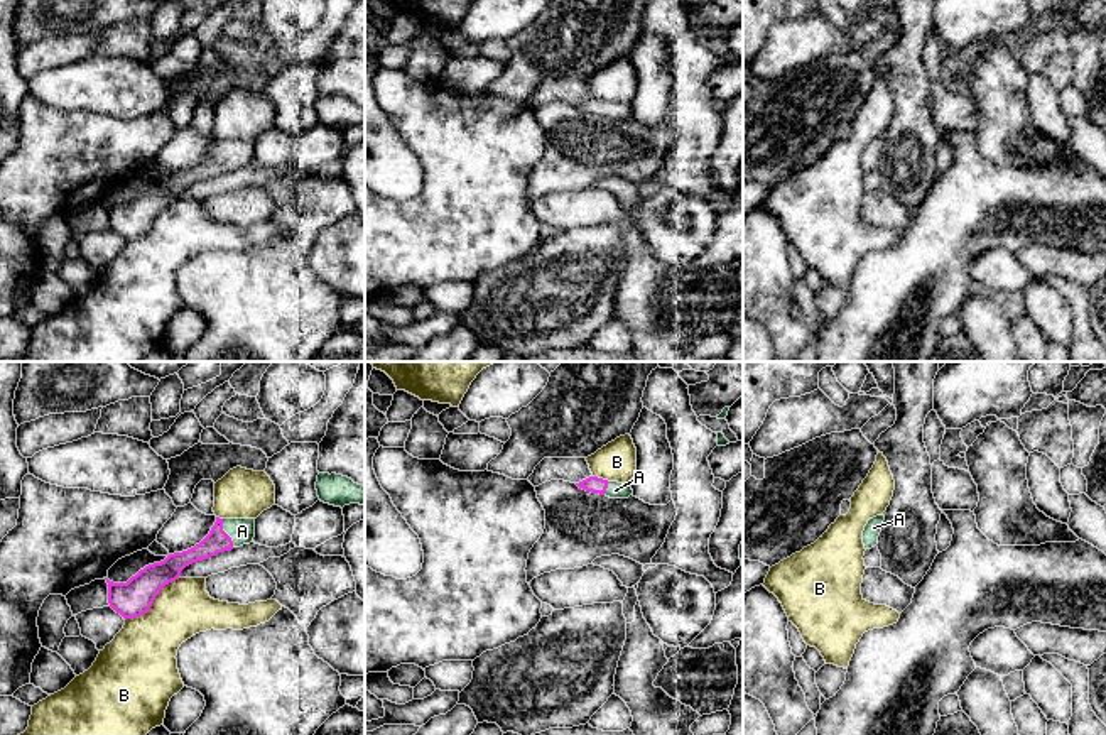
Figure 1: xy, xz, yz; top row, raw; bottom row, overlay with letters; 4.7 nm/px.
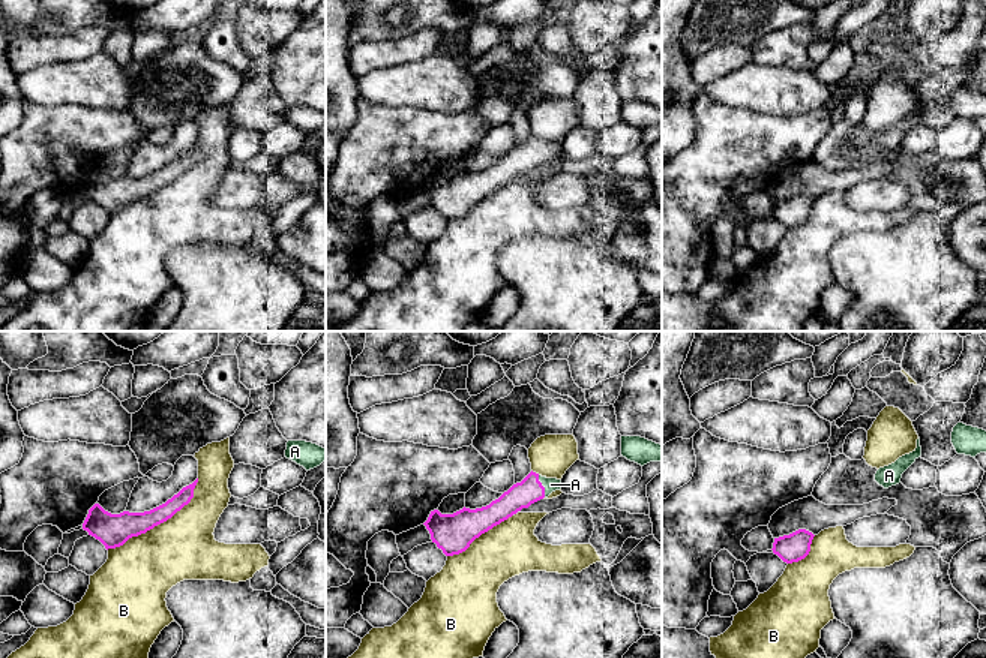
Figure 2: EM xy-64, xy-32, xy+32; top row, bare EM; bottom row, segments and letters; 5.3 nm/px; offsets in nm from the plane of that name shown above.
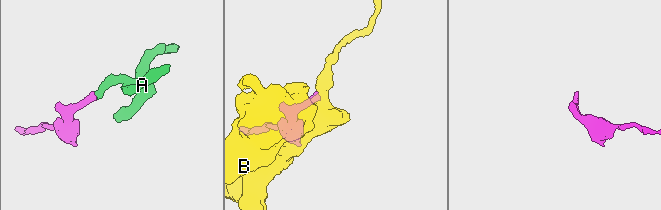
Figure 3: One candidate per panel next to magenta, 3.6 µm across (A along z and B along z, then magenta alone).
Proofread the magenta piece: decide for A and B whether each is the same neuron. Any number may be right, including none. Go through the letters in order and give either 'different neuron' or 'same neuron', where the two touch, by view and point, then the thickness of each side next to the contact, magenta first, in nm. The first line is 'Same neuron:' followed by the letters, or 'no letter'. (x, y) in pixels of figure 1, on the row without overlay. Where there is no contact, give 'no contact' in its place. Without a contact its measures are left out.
Same neuron: A
A: same neuron; contact xy (225, 154); calibres 110 and 130 nm
B: different neuron; contact xy (152, 223); calibres 170 and 300 nm

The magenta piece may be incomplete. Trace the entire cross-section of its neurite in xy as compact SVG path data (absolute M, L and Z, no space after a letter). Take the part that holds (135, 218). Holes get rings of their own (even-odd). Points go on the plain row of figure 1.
M216 139L209 155L194 169L169 176L164 182L140 191L127 204L113 204L108 199L108 225L125 242L147 235L160 211L179 201L181 193L198 182L253 164L255 140Z

